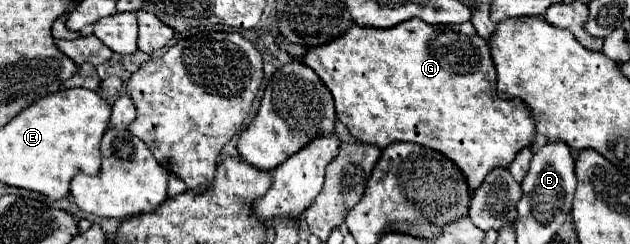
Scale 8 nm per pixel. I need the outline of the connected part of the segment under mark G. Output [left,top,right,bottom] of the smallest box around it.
[302,19,536,191]

